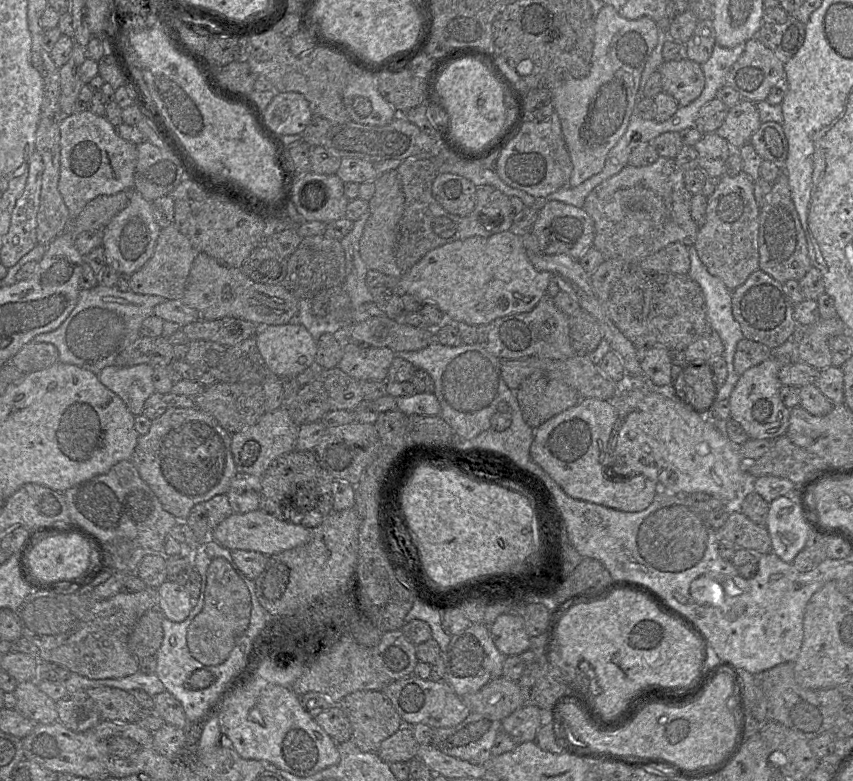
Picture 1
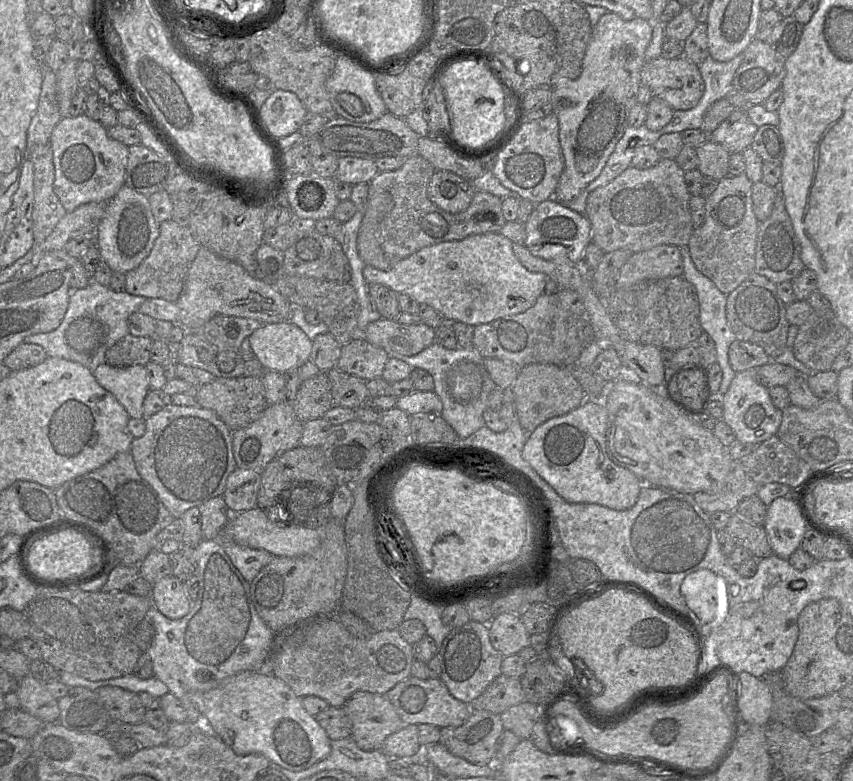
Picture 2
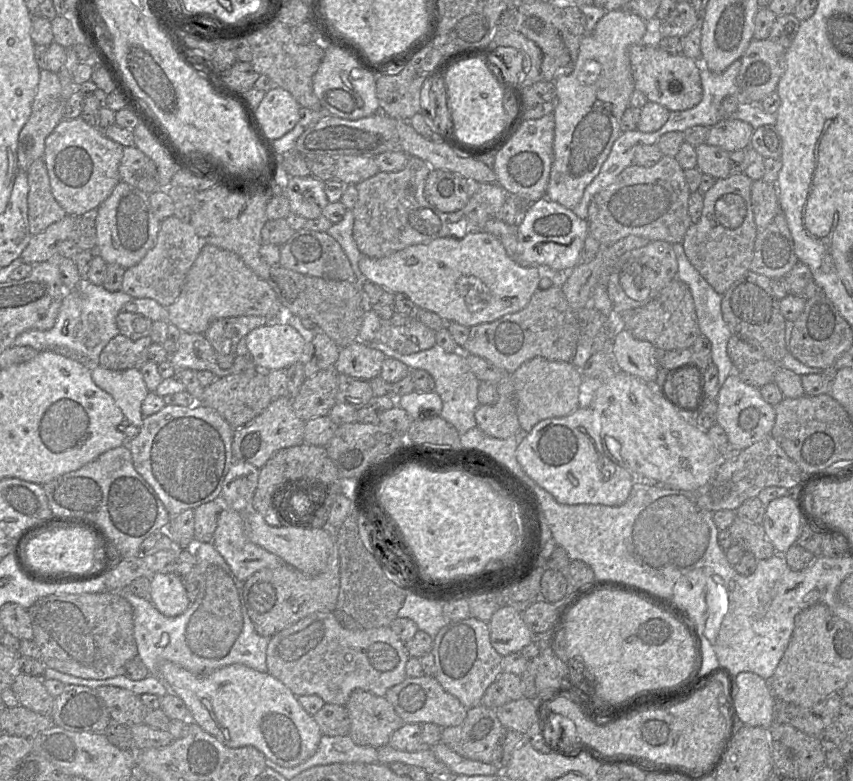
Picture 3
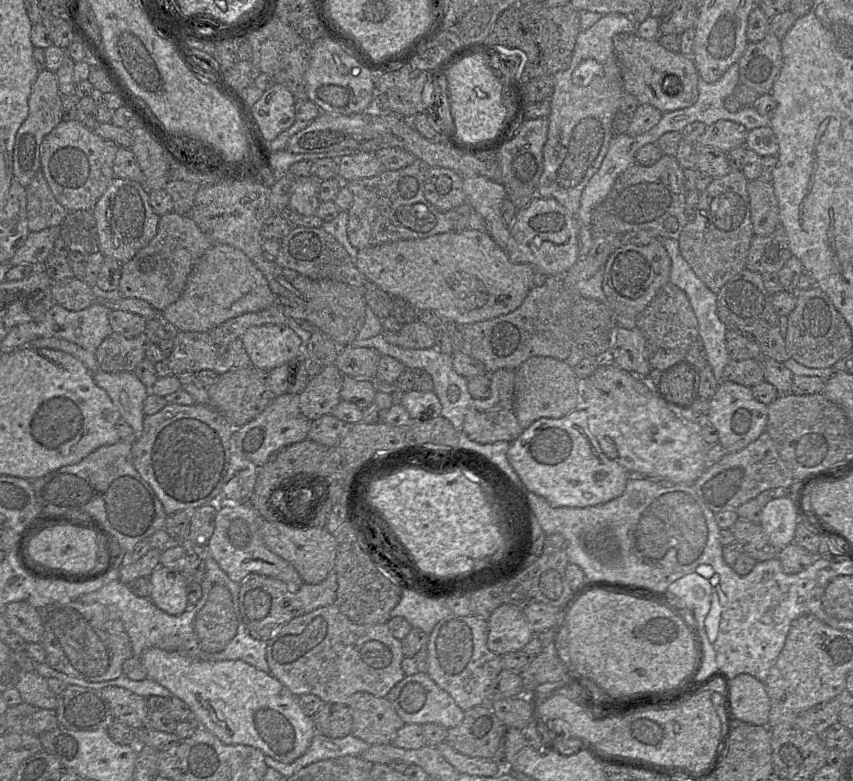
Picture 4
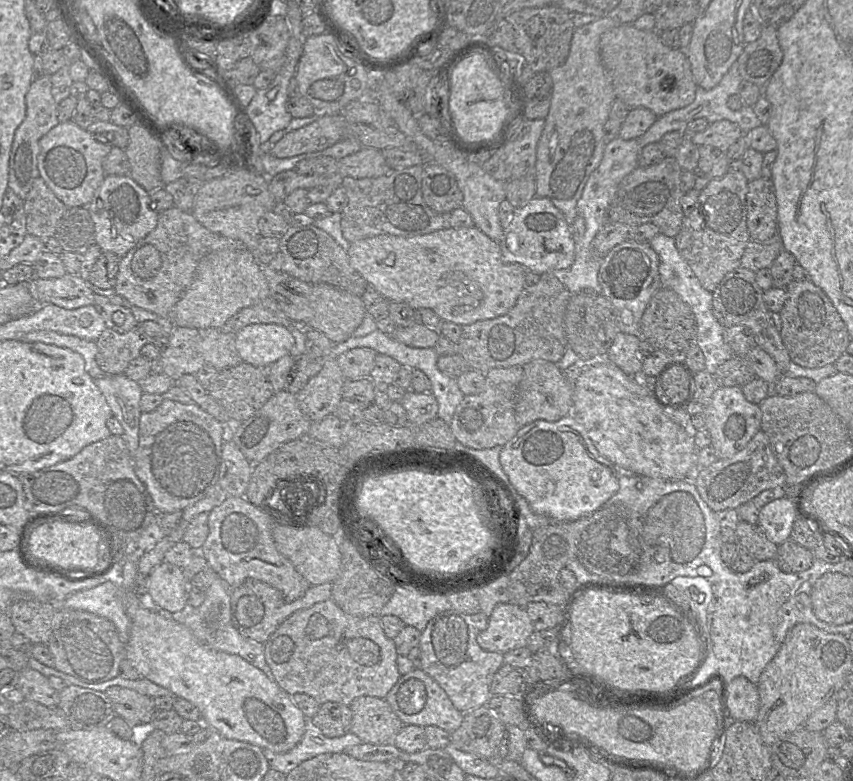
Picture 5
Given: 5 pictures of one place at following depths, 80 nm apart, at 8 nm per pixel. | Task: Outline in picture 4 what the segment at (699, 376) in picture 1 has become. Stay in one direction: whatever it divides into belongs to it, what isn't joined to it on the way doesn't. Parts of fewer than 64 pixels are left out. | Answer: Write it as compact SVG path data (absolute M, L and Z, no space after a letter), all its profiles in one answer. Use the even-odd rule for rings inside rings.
M673 365L662 372L661 389L664 400L681 405L691 403L695 395L695 370L686 365Z

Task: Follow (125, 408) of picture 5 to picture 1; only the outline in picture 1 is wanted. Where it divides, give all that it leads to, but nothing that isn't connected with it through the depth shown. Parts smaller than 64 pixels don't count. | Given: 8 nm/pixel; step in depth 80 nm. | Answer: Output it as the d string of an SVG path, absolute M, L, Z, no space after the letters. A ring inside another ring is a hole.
M138 364L103 368L98 378L109 390L118 395L133 415L142 414L145 400L155 392L152 381L153 366Z

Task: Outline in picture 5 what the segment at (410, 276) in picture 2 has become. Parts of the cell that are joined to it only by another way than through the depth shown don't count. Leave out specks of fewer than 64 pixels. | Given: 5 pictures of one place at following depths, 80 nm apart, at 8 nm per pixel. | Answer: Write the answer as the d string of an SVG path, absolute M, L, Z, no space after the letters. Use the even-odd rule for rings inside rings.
M477 227L445 228L420 236L381 234L350 243L347 250L350 265L390 302L402 302L413 309L428 308L443 321L460 326L497 318L515 305L525 285L526 268L504 262L498 241L489 238Z

